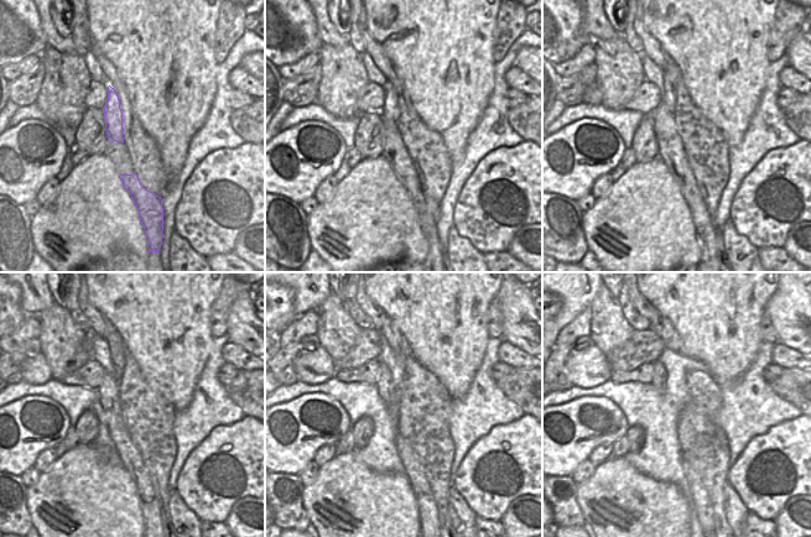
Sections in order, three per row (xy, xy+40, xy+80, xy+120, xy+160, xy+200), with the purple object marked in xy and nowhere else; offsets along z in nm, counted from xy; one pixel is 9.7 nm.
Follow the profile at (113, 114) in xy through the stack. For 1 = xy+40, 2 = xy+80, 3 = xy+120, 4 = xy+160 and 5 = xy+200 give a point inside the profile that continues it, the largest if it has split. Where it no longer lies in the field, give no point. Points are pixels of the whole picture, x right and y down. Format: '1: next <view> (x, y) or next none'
1: next xy+40 (390, 110)
2: next xy+80 (671, 73)
3: next xy+120 (117, 347)
4: next xy+160 (388, 329)
5: next xy+200 (661, 326)

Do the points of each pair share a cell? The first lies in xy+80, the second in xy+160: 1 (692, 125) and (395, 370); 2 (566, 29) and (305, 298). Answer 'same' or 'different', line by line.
1: different
2: different

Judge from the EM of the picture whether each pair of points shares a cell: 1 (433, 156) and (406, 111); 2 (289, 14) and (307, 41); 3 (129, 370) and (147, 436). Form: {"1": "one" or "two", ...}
{"1": "one", "2": "one", "3": "one"}

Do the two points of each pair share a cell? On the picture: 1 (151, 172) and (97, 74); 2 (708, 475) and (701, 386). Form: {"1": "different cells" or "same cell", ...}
{"1": "different cells", "2": "same cell"}

